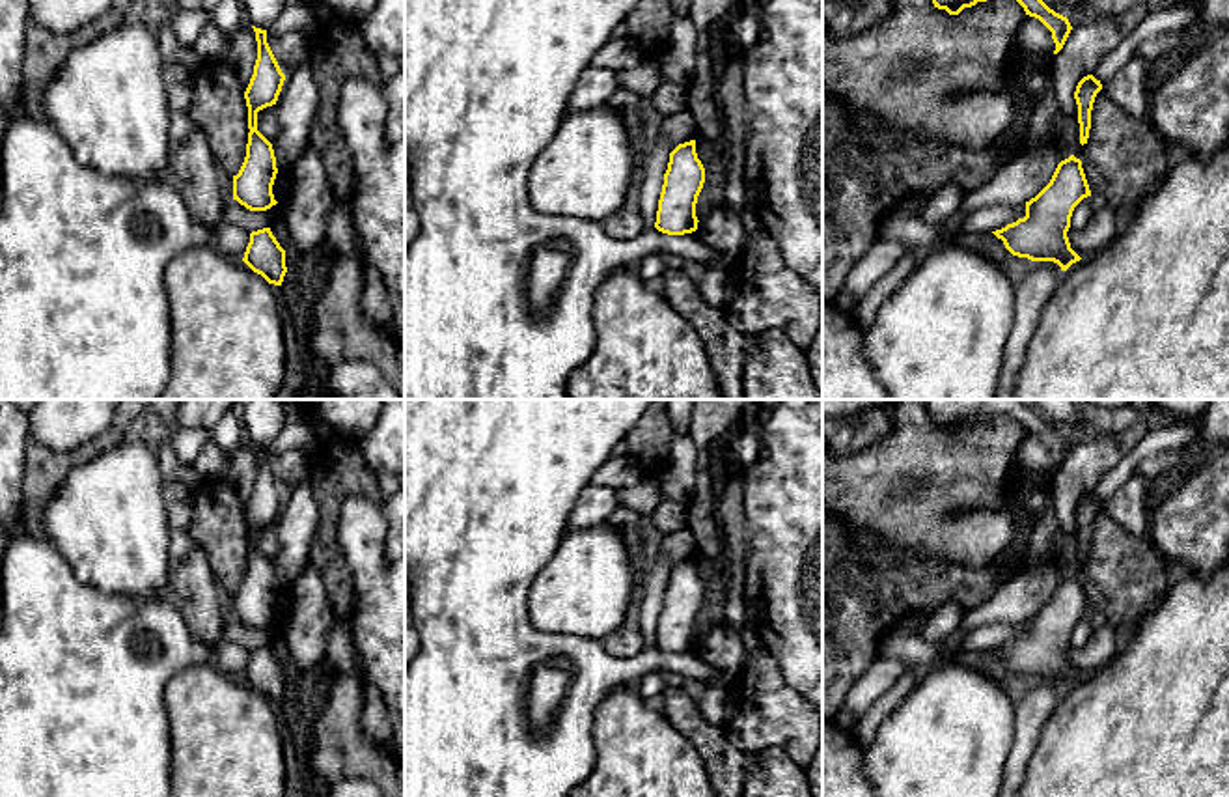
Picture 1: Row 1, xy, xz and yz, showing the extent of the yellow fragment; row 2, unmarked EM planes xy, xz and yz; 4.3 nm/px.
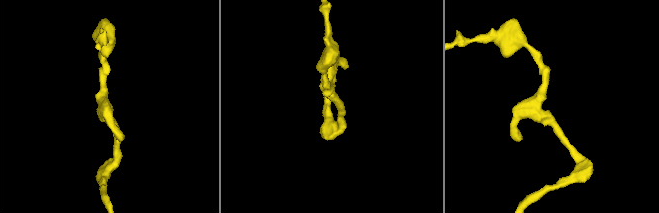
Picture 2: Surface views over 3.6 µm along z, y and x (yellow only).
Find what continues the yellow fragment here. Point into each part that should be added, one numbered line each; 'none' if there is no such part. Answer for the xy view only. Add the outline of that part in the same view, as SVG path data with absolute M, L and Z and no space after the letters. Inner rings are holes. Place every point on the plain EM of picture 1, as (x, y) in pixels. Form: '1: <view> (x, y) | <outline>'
none

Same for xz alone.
none

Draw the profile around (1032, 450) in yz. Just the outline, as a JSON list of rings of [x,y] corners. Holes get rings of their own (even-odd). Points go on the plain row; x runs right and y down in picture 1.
[[[1026,433],[1016,446],[1016,457],[1033,468],[1046,470],[1054,474],[1056,461],[1052,450],[1035,435]]]

